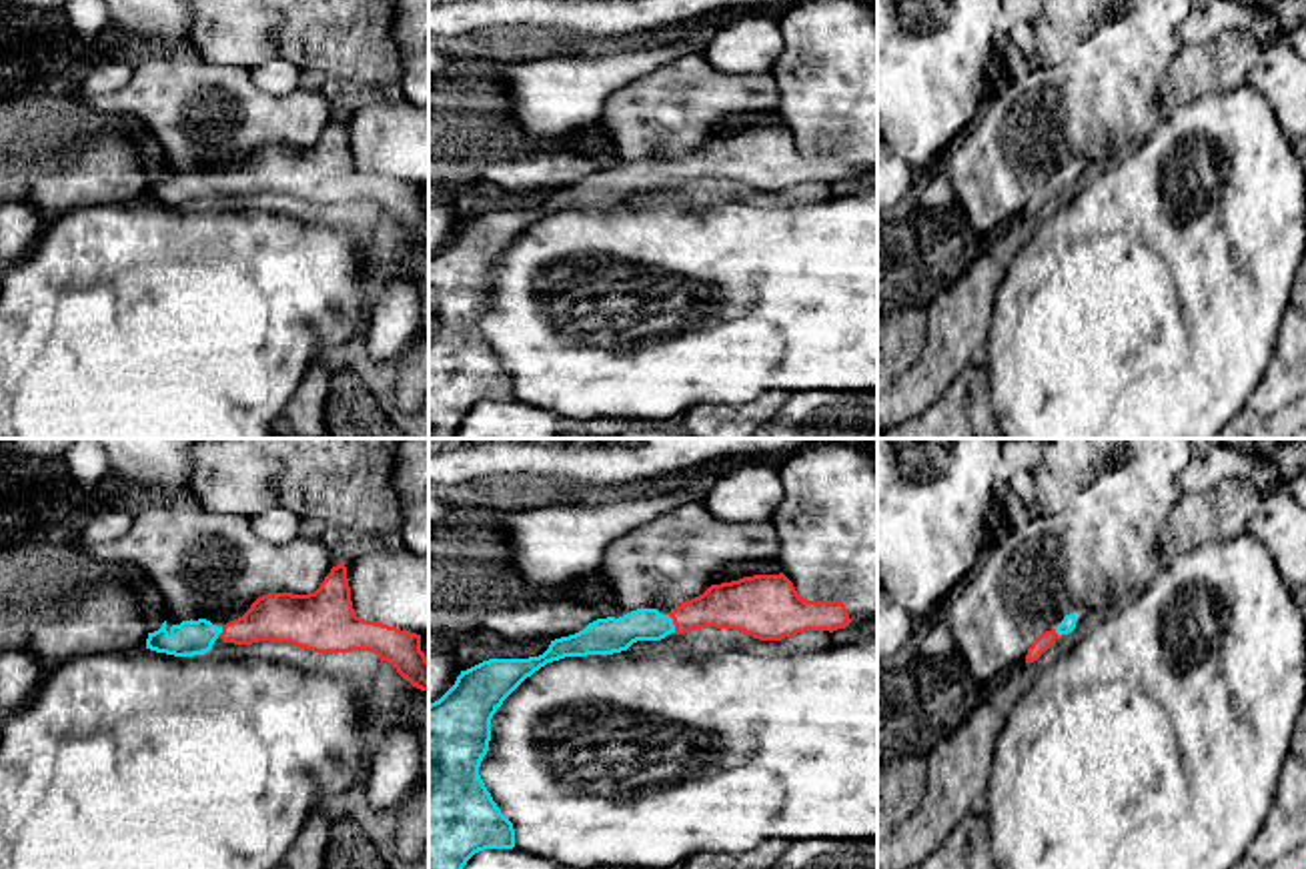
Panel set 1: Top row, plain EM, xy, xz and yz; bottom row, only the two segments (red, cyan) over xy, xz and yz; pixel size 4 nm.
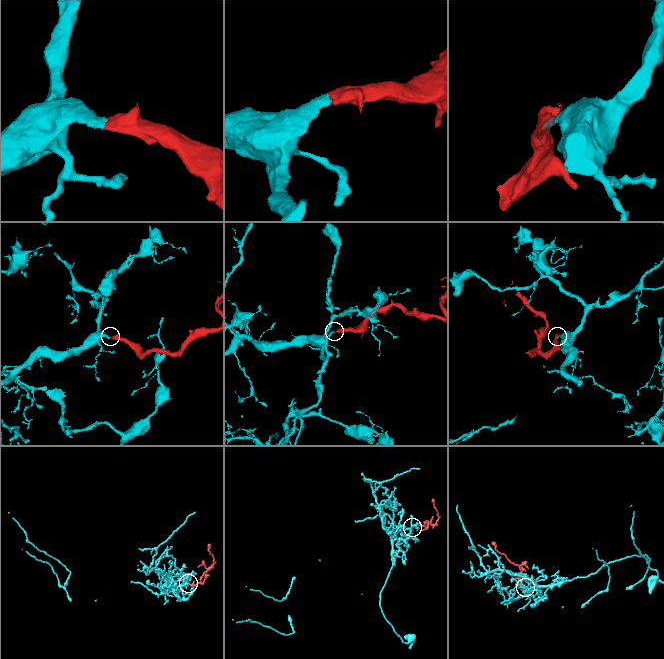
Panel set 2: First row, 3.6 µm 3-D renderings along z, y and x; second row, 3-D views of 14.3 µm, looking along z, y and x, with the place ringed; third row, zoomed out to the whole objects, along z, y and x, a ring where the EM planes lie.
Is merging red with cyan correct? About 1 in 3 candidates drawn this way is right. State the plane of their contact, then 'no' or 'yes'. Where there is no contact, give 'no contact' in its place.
meets red in xz; yes

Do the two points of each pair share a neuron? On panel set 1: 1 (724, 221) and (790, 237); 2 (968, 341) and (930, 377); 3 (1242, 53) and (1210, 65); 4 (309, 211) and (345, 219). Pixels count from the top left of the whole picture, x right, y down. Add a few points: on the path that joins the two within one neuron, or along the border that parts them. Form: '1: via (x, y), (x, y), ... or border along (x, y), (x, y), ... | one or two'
1: via (740, 221), (774, 223) | one
2: via (958, 349), (940, 367) | one
3: via (1234, 53), (1218, 65) | one
4: via (317, 215), (337, 215) | one

